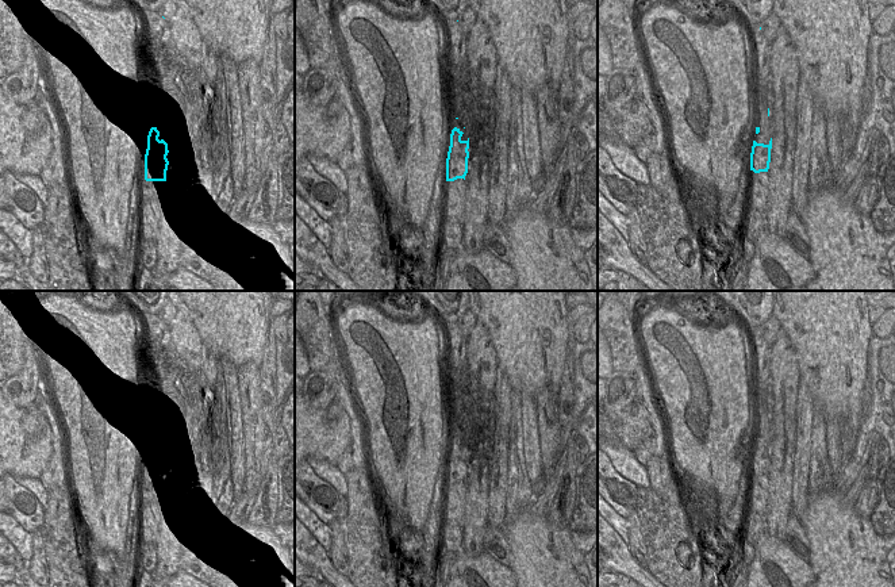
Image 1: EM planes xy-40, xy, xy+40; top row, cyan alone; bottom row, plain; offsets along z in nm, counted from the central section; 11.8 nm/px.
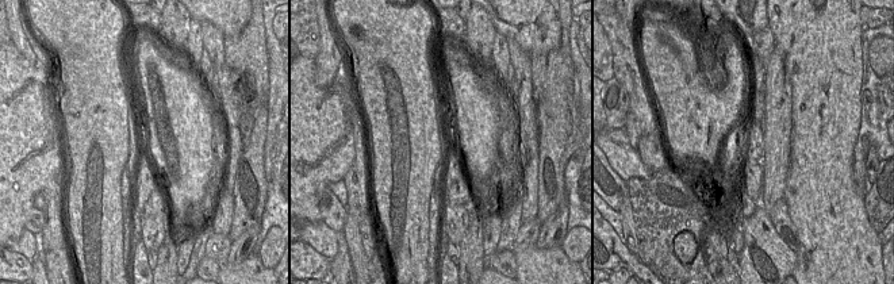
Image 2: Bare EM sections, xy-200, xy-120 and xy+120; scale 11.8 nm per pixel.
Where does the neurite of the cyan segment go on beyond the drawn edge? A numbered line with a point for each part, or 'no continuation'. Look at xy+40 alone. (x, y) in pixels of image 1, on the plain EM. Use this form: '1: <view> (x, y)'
1: xy+40 (761, 349)

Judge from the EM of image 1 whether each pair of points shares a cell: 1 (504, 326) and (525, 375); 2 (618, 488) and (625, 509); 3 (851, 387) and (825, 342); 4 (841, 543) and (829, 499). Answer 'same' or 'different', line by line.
1: same
2: same
3: same
4: same

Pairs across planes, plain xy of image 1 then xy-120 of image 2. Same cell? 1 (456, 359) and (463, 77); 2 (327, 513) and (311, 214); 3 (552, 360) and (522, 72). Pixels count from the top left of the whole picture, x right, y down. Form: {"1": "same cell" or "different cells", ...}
{"1": "different cells", "2": "different cells", "3": "different cells"}

